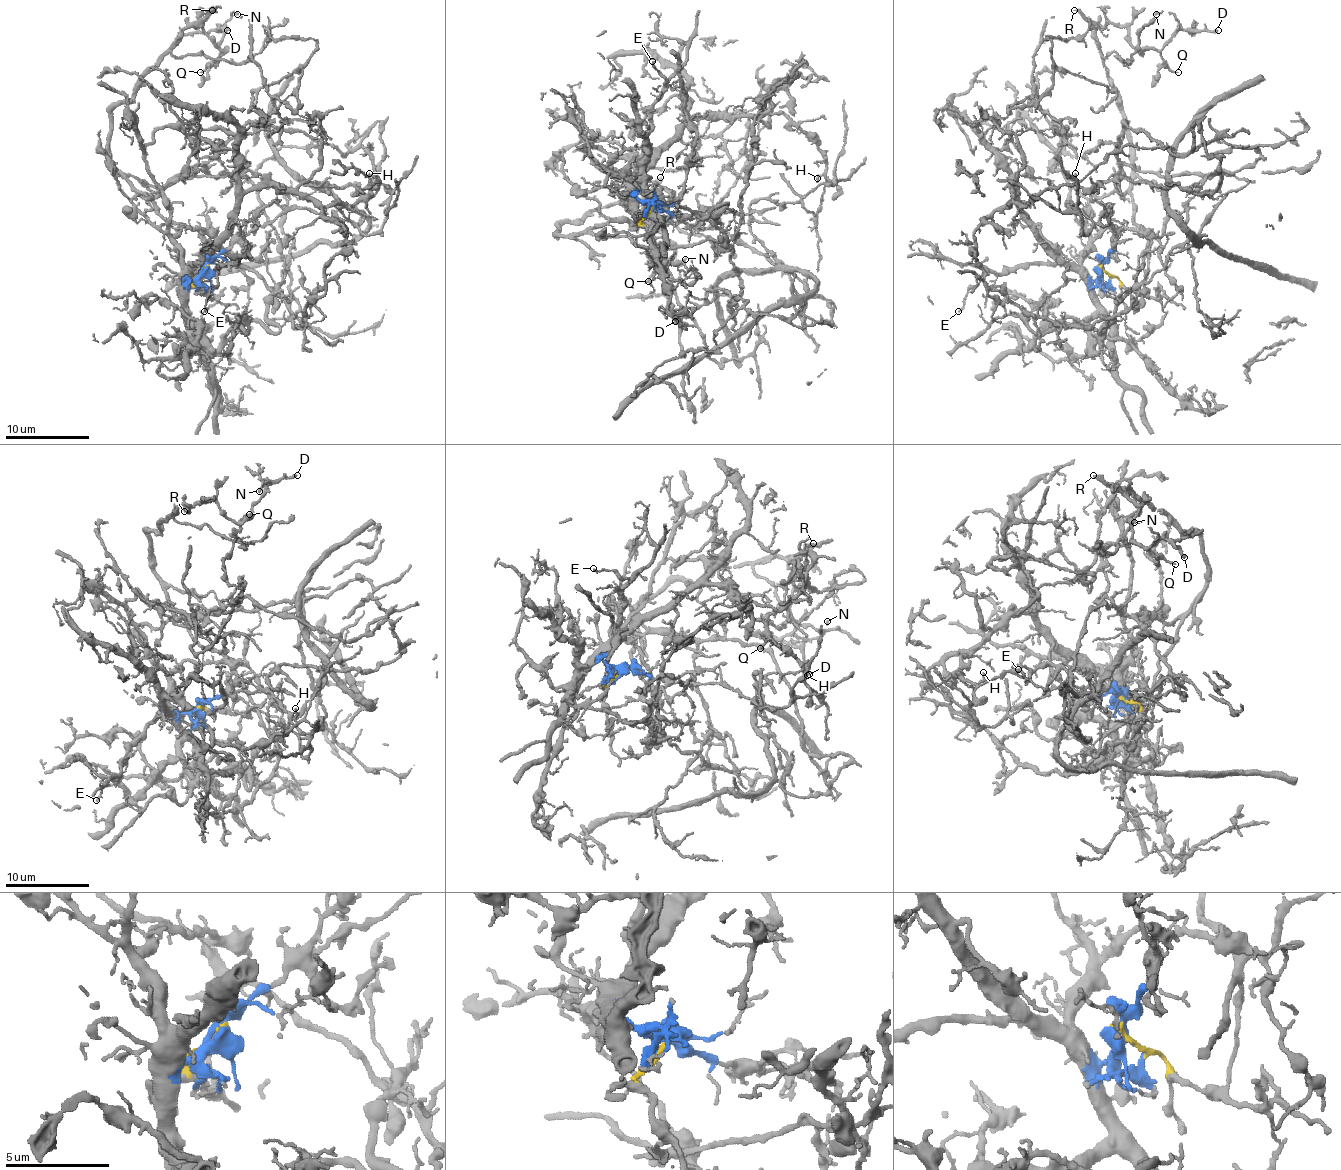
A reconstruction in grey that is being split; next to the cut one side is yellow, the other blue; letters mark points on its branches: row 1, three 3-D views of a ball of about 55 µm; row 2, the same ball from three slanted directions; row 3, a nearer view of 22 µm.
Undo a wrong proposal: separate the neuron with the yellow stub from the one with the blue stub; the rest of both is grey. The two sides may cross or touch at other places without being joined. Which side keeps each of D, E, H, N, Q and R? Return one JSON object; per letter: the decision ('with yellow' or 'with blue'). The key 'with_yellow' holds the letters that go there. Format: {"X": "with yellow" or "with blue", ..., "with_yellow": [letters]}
{"D": "with yellow", "E": "with blue", "H": "with blue", "N": "with yellow", "Q": "with yellow", "R": "with yellow", "with_yellow": ["D", "N", "Q", "R"]}

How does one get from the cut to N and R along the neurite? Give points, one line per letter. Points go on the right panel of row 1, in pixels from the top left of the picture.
N: (1100, 269), (1144, 288), (1149, 240), (1096, 29), (1159, 50), (1178, 23), (1155, 15)
R: (1100, 269), (1132, 290), (1144, 288), (1149, 240), (1134, 223), (1126, 113), (1105, 65), (1096, 27), (1073, 10)

